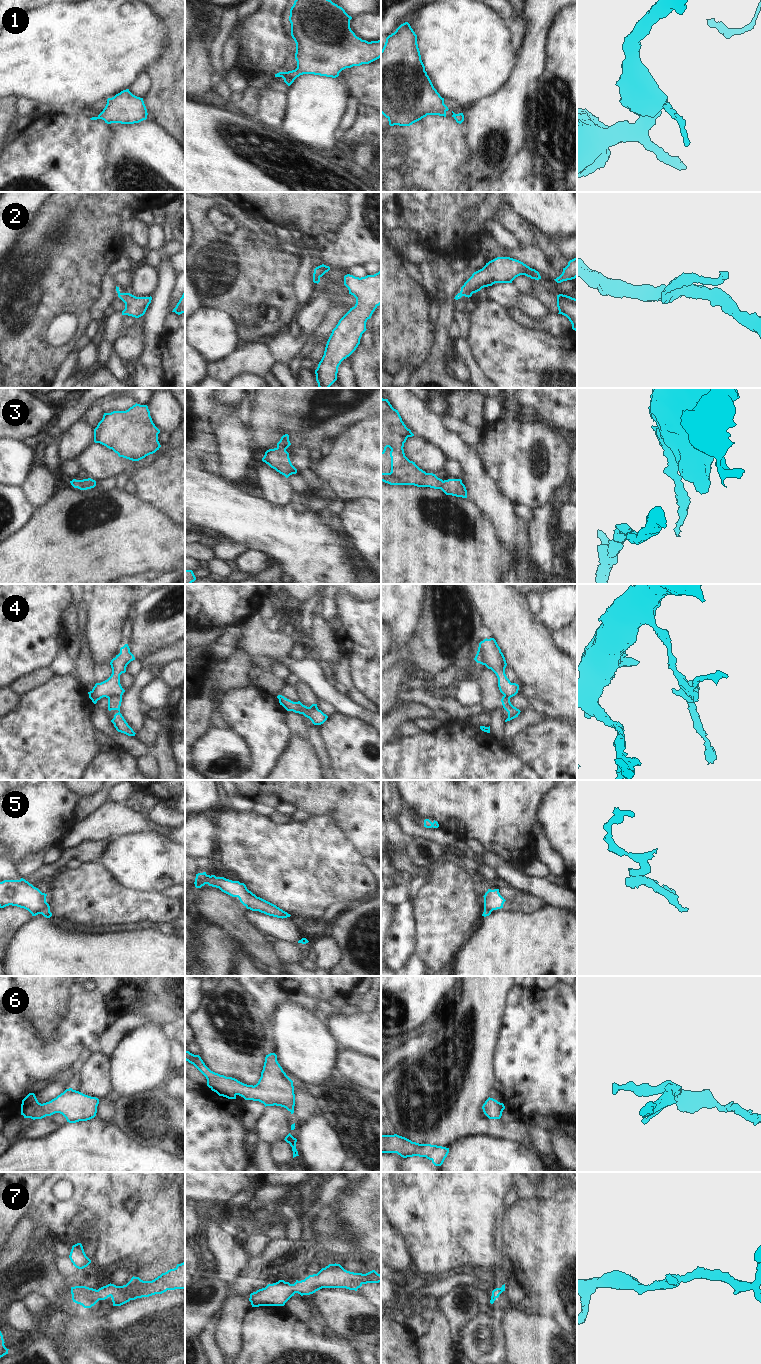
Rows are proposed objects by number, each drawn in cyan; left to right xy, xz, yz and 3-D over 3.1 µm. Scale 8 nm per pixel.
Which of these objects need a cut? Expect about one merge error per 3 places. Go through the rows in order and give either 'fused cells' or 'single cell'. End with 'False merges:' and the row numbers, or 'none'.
1: single cell
2: single cell
3: single cell
4: fused cells
5: single cell
6: single cell
7: single cell
False merges: 4

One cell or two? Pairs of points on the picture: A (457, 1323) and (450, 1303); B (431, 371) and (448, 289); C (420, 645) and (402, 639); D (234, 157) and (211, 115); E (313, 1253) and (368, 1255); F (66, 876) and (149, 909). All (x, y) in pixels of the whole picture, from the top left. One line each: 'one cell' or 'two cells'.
A: one cell
B: one cell
C: two cells
D: one cell
E: two cells
F: one cell

